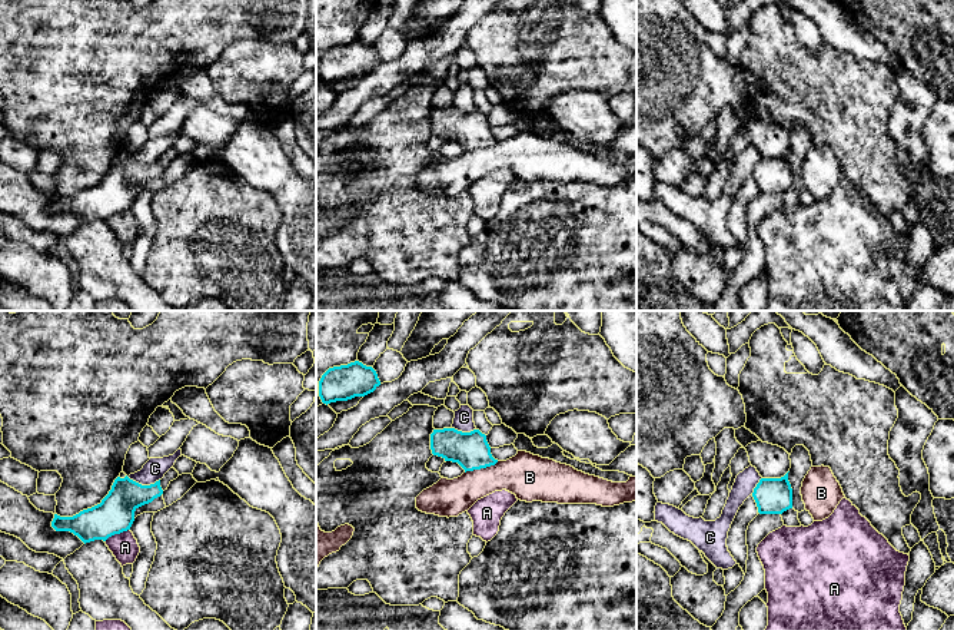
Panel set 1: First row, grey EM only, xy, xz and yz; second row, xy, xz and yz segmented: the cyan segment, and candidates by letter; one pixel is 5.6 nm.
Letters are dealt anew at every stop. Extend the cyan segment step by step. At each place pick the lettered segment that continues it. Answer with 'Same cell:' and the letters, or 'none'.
Same cell: none

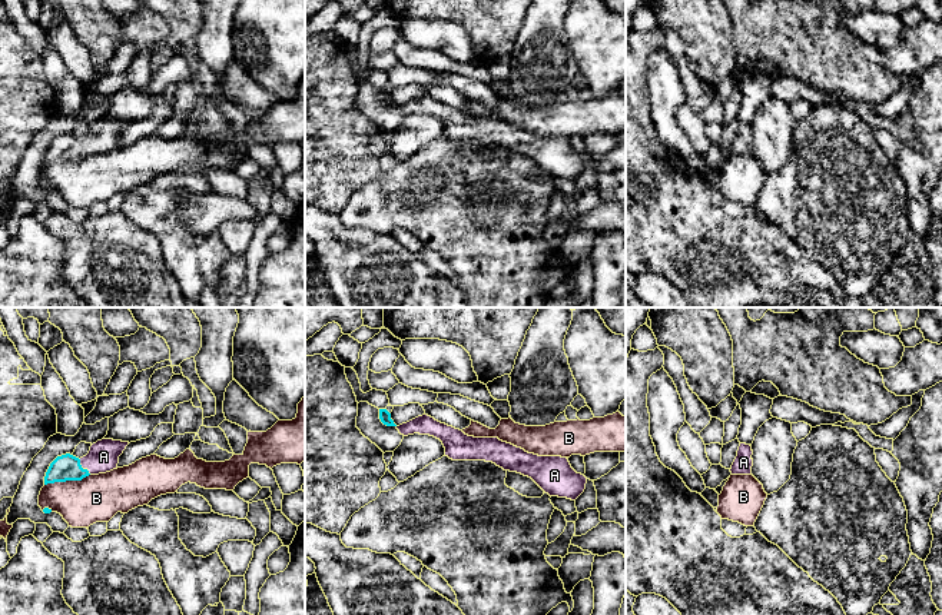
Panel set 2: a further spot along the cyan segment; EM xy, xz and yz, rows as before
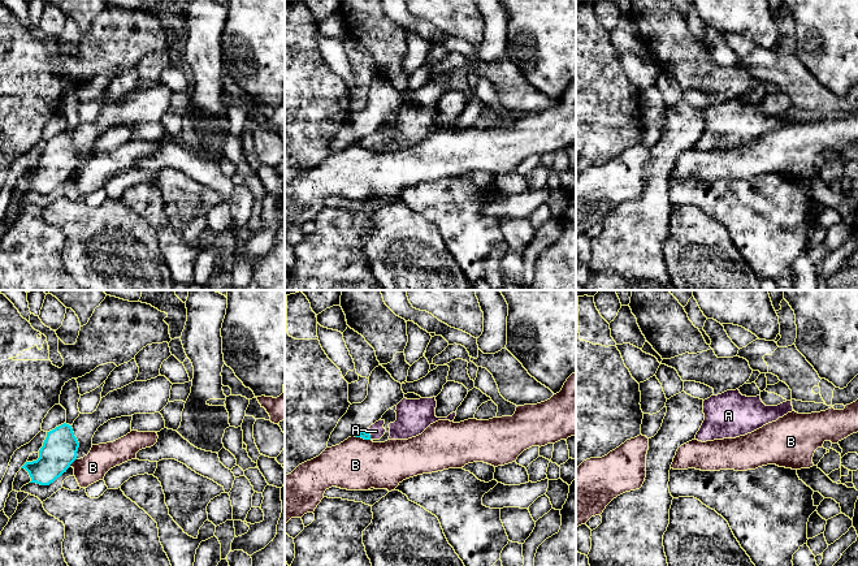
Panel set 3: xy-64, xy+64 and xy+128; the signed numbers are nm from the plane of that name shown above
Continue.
Same cell: A

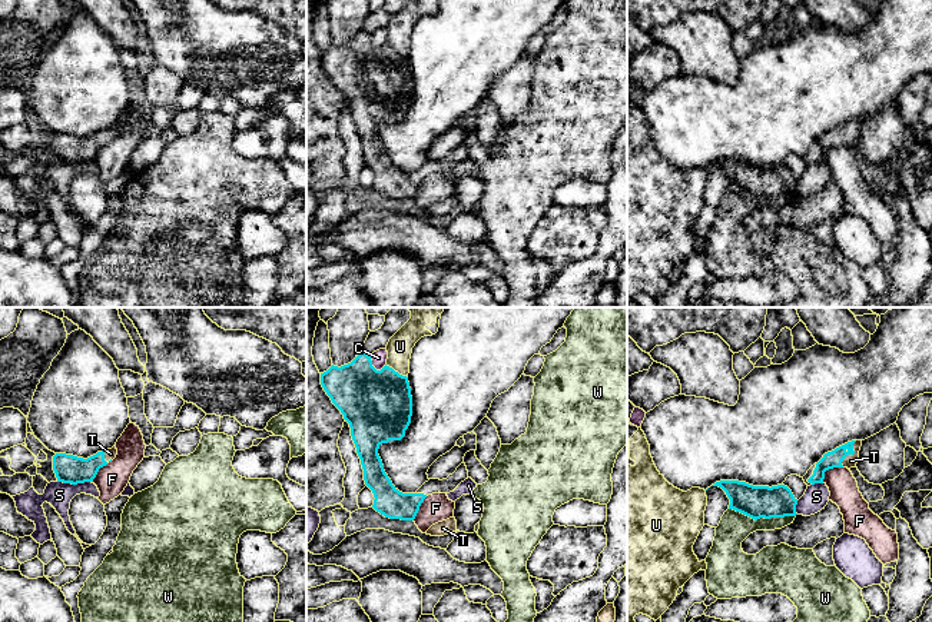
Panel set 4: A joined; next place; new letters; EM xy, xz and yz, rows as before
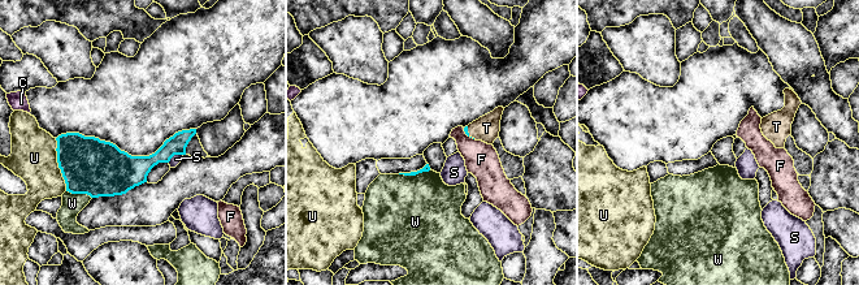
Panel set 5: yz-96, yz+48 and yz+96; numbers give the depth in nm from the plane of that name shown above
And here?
Same cell: T

